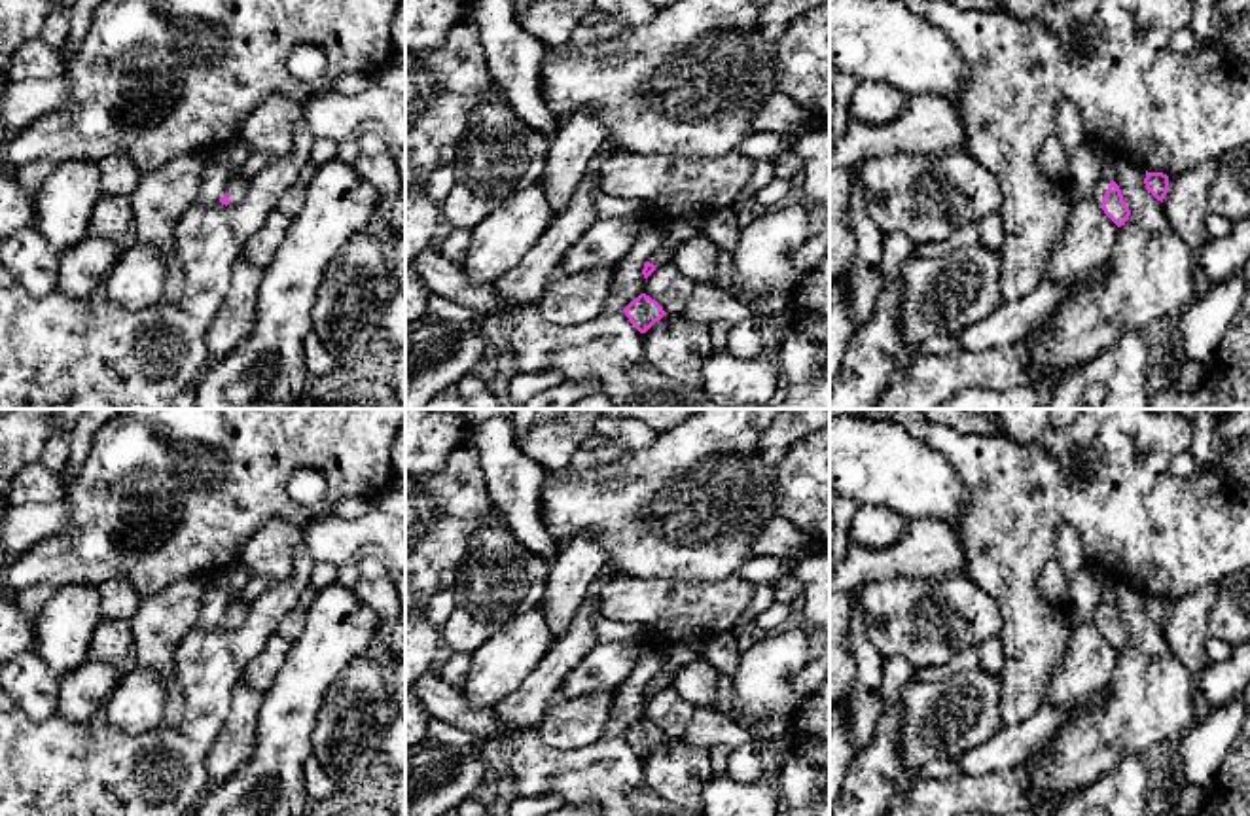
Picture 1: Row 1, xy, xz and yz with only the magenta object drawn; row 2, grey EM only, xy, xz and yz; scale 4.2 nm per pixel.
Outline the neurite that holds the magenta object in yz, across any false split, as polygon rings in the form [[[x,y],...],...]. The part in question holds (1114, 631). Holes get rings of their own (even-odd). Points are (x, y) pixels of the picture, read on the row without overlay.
[[[1100,602],[1095,612],[1093,623],[1102,630],[1104,638],[1117,649],[1125,649],[1131,640],[1127,627],[1123,625],[1121,613],[1114,604]]]

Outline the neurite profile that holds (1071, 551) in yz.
[[[1061,524],[1055,534],[1057,559],[1068,579],[1087,562],[1085,547],[1072,526]]]

